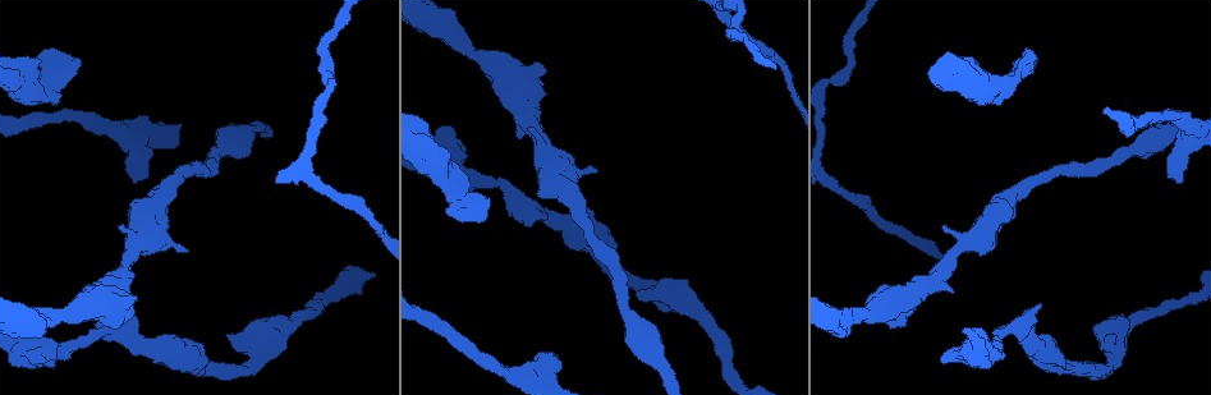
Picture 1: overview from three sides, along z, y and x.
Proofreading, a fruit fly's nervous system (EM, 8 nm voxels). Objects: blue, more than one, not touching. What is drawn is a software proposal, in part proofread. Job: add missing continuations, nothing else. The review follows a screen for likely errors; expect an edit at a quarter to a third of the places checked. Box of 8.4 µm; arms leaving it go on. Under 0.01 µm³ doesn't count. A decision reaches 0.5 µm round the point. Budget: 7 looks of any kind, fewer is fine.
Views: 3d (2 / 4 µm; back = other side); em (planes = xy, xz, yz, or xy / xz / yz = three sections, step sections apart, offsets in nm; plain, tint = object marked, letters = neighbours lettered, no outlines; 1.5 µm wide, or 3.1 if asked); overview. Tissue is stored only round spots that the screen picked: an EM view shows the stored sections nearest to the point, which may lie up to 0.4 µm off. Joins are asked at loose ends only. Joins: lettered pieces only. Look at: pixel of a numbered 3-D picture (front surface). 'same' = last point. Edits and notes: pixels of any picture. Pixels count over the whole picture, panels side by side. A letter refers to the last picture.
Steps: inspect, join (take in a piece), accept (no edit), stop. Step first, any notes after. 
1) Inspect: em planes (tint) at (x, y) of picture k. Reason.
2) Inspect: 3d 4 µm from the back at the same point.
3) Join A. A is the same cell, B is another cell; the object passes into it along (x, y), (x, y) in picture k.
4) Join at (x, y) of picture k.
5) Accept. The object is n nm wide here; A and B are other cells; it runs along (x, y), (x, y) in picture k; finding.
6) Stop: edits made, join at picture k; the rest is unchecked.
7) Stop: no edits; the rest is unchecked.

Inspect: em planes (letters) at (1041, 304) of picture 1. Free end.

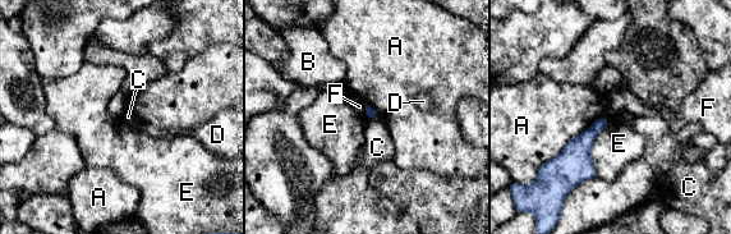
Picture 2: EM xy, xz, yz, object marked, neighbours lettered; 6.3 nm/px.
Accept. The longest contact is with A, 500 nm; A, B, C, D, E and F are other cells; a border runs along (364, 104), (368, 118) in picture 2; no lettered piece goes on from it.

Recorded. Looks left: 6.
Inspect: em planes (letters) at (944, 361) of picture 1. Free end.

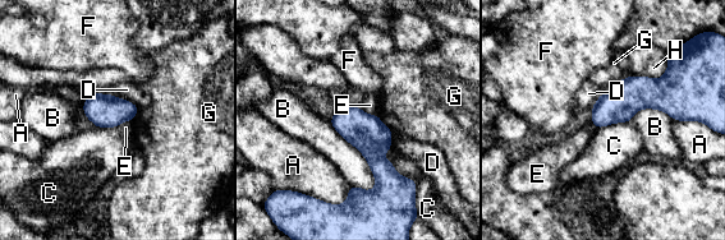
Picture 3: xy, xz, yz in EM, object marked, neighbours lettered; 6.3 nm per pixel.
Accept. A, B, C, D, E, F, G and H are other cells; a border runs along (390, 143), (382, 156), (416, 184) in picture 3; none of them fits.

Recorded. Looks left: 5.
Inspect: 3d 4 µm at (1181, 183) of picture 1.

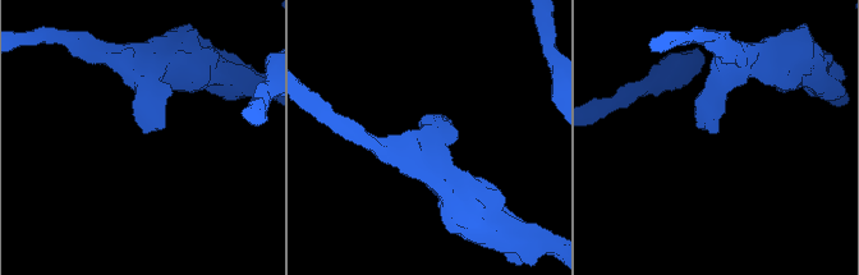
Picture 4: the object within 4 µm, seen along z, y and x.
Inspect: em planes (letters) at (716, 132) of picture 4. Shape alone is not enough.

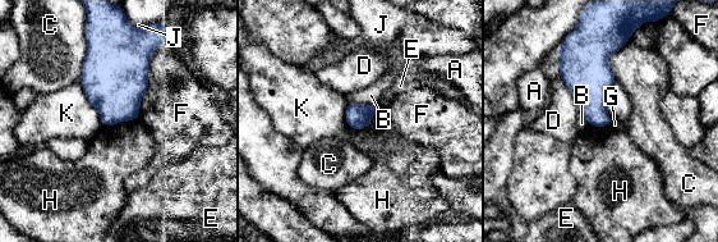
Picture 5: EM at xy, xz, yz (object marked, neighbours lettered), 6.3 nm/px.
Accept. A, B, C, D, E, F, G, H, J and K are other cells; a border runs along (137, 117), (104, 126) in picture 5; none of them fits.

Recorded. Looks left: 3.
Stop: no edits; the rest is unchecked.

